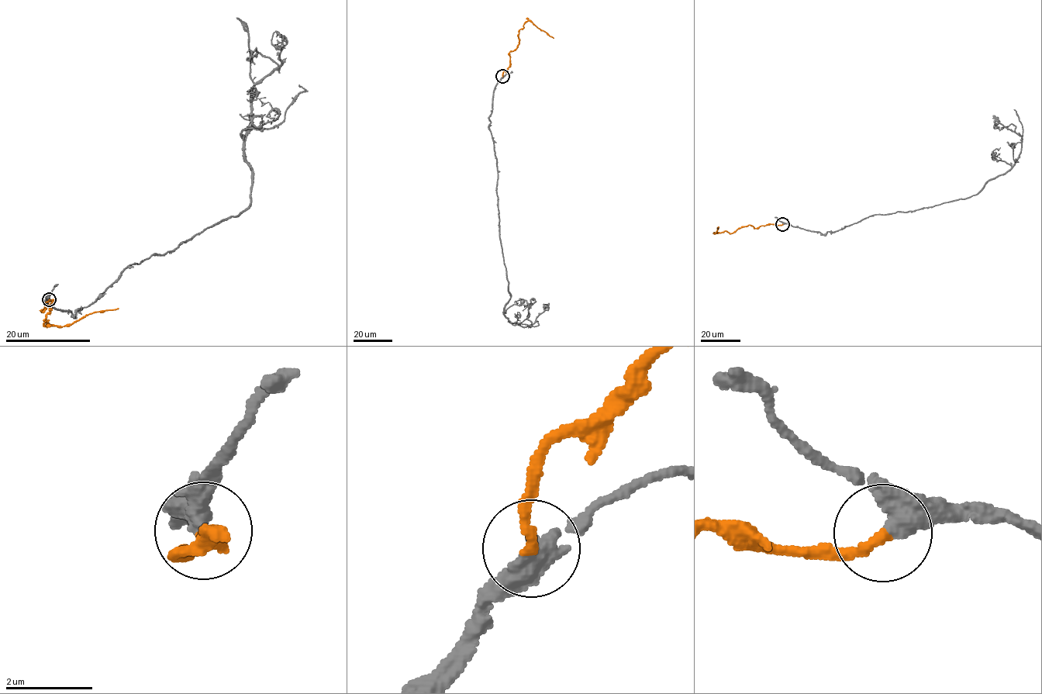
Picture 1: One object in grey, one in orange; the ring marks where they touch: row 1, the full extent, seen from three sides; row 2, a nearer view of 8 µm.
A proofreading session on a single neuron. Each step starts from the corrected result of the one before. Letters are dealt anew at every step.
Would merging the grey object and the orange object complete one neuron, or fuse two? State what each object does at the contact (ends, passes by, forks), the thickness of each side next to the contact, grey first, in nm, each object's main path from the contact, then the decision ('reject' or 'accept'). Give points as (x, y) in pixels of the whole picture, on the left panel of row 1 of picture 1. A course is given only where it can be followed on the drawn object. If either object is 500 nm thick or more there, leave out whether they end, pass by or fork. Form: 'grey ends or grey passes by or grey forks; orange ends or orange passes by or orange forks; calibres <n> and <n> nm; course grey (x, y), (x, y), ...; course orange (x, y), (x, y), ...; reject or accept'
grey passes by; orange ends; calibres 400 and 220 nm; course grey (49, 299), (73, 315), (129, 265), (250, 206), (244, 143), (253, 87), (277, 66), (247, 52); course orange (49, 299), (44, 325), (47, 320), (70, 326), (88, 314), (119, 309); accept

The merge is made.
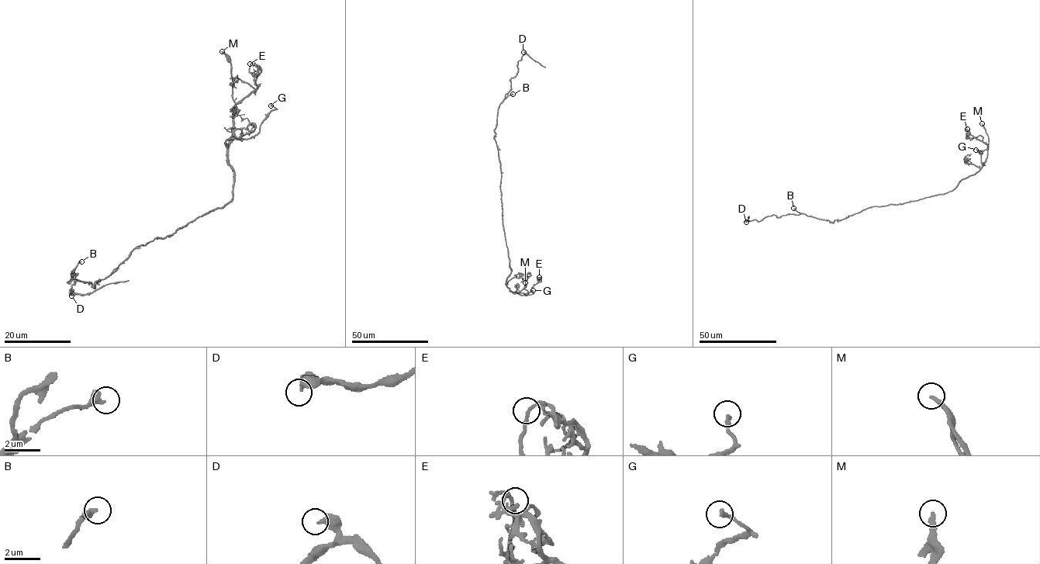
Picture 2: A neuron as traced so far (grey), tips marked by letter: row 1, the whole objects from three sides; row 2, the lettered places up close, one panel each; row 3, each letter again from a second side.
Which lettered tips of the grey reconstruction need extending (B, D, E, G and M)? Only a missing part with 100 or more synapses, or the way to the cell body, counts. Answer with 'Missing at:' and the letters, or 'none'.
Missing at: B, M

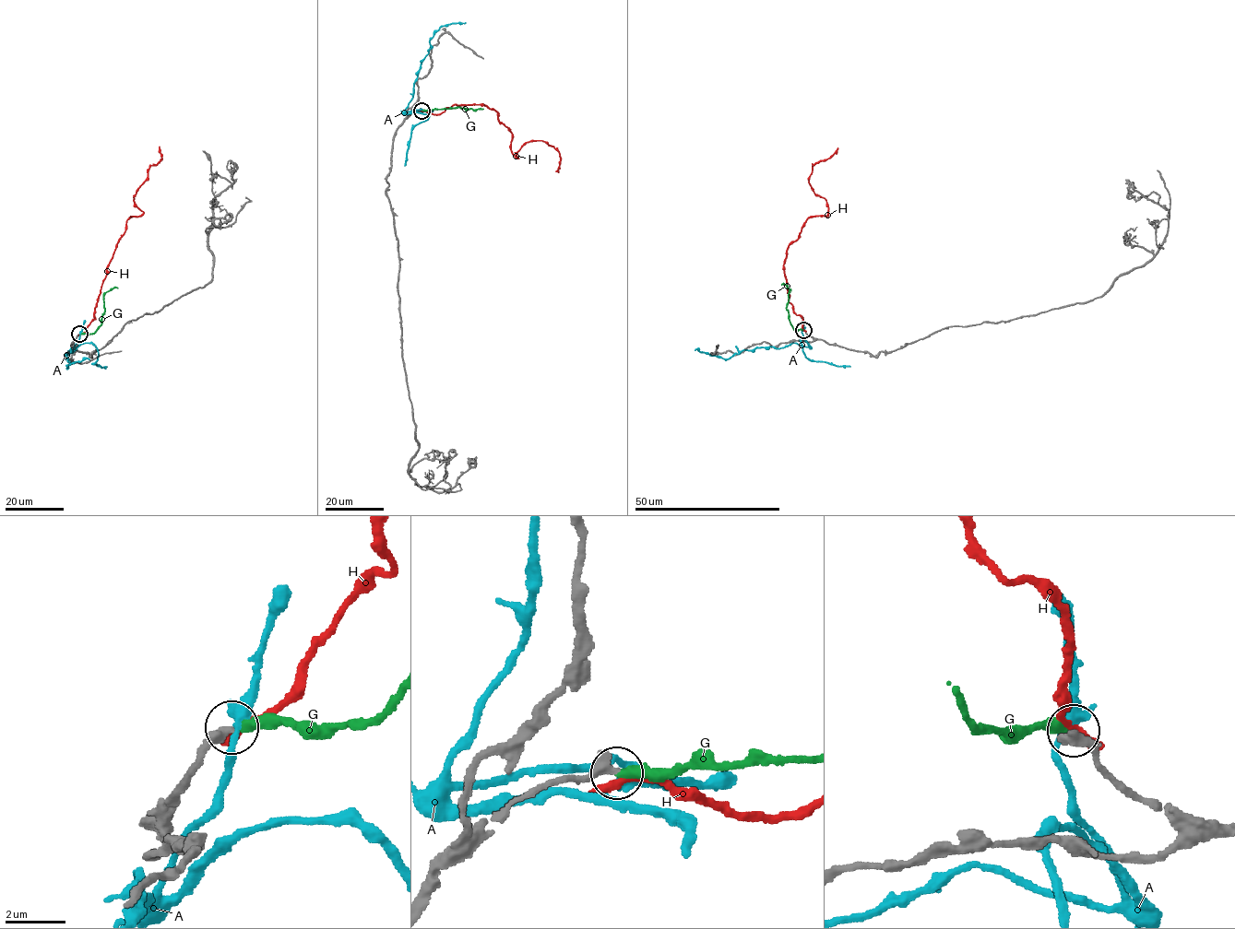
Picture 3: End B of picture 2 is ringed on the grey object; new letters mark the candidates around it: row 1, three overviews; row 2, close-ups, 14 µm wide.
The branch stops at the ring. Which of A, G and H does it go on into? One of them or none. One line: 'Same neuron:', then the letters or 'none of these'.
Same neuron: G

